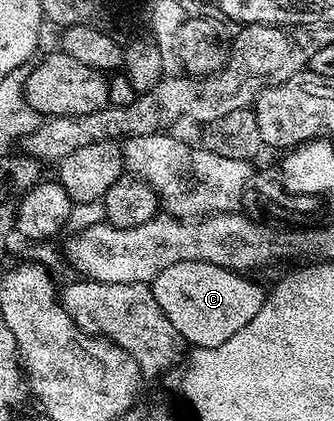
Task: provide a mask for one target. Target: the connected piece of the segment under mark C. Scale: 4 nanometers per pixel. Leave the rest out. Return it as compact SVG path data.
M174 262L174 266L166 266L162 274L153 278L150 287L154 294L154 302L158 302L162 314L166 314L177 337L181 336L192 348L213 348L222 346L226 338L238 334L238 330L242 330L242 326L246 326L246 322L251 322L254 314L262 310L266 288L255 284L248 276L251 275L240 270L223 268L214 262Z

